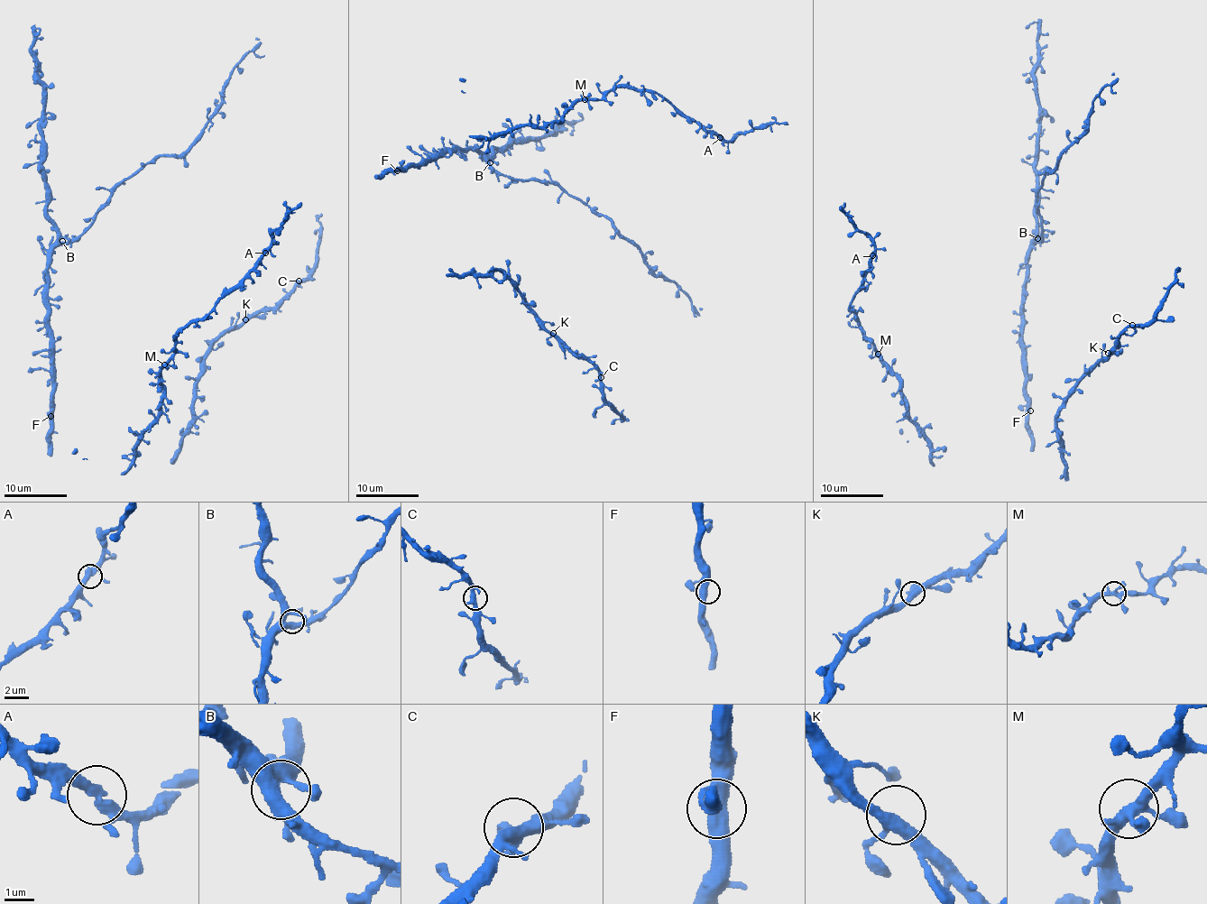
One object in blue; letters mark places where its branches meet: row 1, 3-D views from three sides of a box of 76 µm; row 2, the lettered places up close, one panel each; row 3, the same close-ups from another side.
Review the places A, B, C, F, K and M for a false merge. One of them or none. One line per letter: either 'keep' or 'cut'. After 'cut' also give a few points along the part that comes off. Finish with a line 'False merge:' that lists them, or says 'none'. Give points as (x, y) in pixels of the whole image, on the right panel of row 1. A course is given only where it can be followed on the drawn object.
A: keep
B: keep
C: keep
F: keep
K: keep
M: keep
False merge: none

